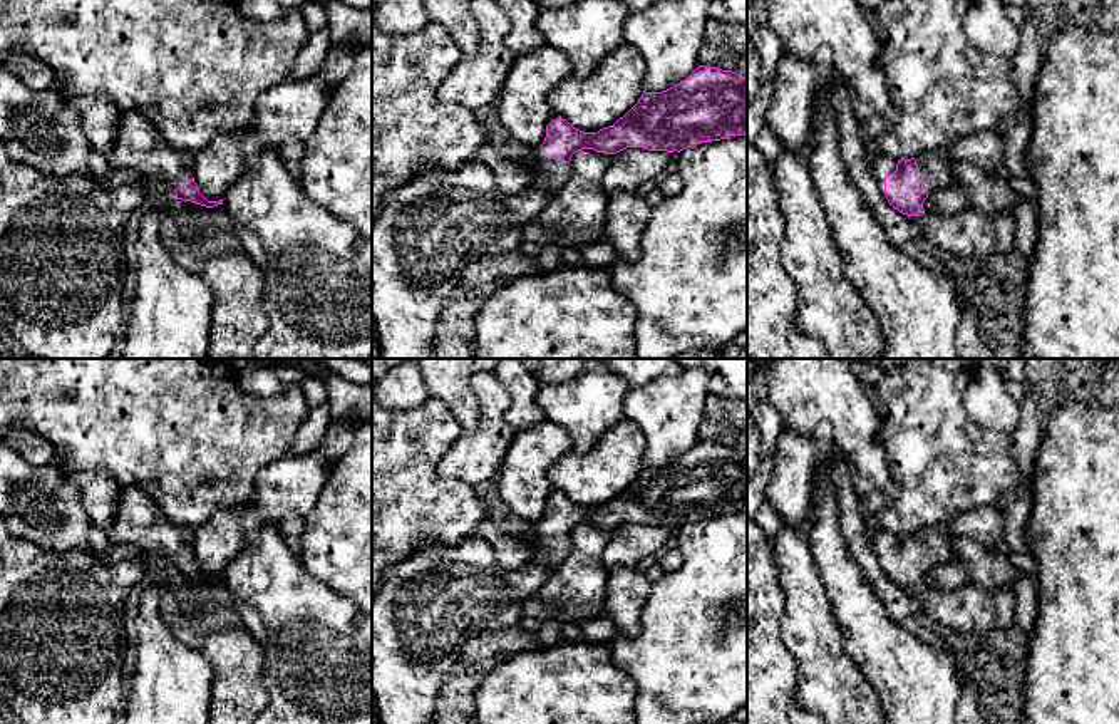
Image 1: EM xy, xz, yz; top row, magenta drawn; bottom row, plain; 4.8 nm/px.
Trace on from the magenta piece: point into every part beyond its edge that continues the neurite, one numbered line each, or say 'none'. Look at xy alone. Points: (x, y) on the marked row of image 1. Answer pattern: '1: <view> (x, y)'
1: xy (139, 146)

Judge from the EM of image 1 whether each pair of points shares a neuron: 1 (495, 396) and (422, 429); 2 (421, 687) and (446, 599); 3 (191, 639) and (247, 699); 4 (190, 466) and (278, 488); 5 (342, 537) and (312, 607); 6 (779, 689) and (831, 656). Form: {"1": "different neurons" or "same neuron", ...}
{"1": "different neurons", "2": "same neuron", "3": "same neuron", "4": "different neurons", "5": "different neurons", "6": "different neurons"}

